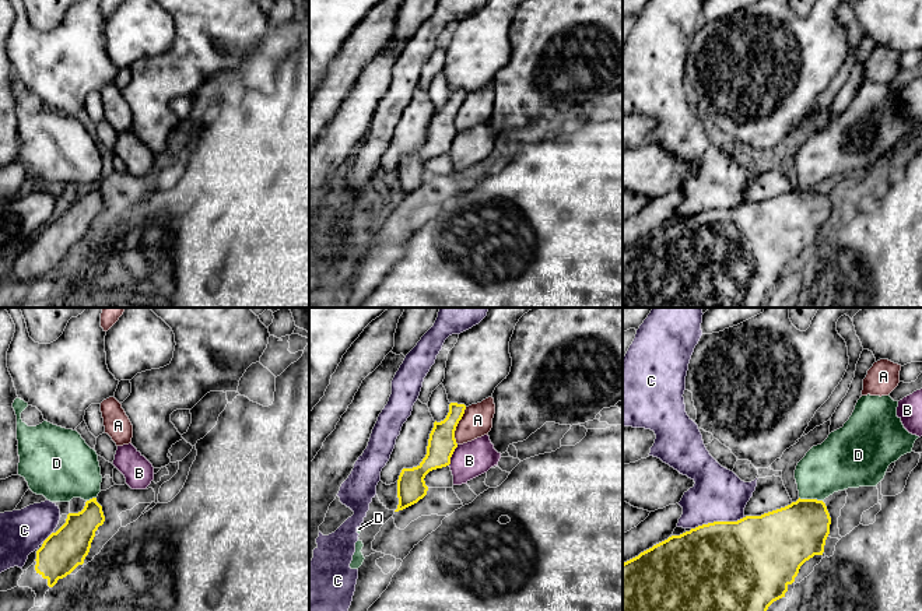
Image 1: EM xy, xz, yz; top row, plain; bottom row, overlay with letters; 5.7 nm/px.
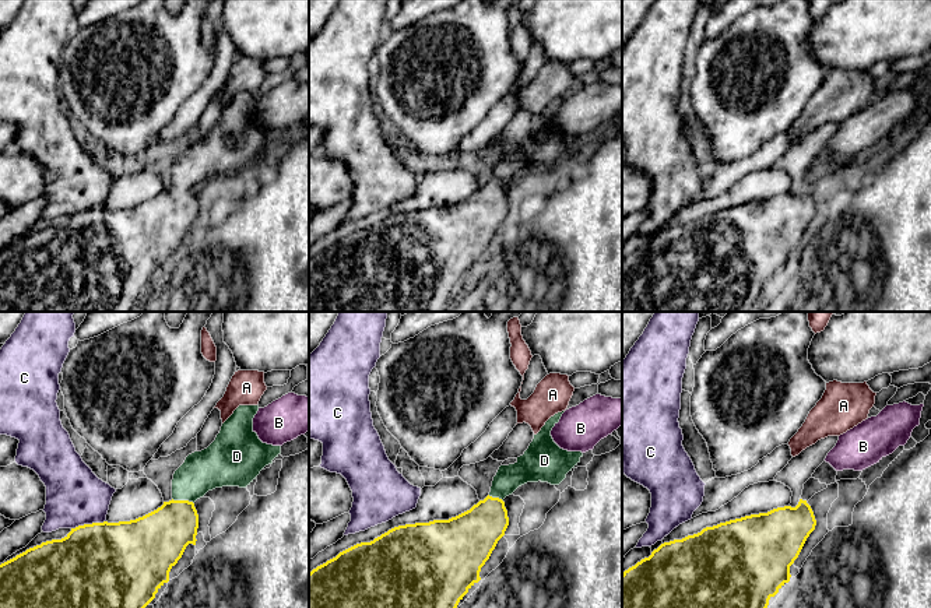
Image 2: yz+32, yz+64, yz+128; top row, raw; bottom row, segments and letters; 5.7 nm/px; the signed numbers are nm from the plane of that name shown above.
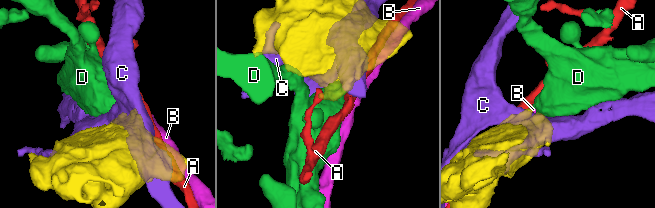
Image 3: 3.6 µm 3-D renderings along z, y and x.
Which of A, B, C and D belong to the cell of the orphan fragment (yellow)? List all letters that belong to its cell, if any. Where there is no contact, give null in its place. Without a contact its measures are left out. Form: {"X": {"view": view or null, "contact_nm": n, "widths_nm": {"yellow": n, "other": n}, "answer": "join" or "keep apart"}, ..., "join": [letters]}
{"A": {"view": "xz", "contact_nm": 220, "widths_nm": {"yellow": 160, "other": 180}, "answer": "keep apart"}, "B": {"view": "xz", "contact_nm": 130, "widths_nm": {"yellow": 160, "other": 200}, "answer": "keep apart"}, "C": {"view": "yz", "contact_nm": 320, "widths_nm": {"yellow": 500, "other": 300}, "answer": "keep apart"}, "D": {"view": "yz", "contact_nm": 140, "widths_nm": {"yellow": 340, "other": 300}, "answer": "join"}, "join": ["D"]}

